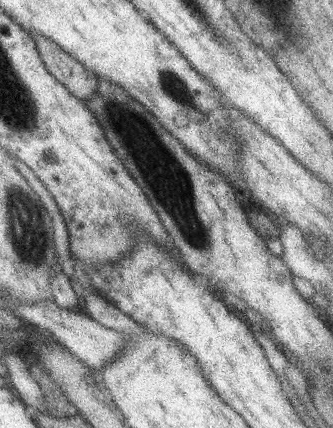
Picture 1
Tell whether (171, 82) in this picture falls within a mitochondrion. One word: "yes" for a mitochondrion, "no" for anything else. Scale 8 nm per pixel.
yes

